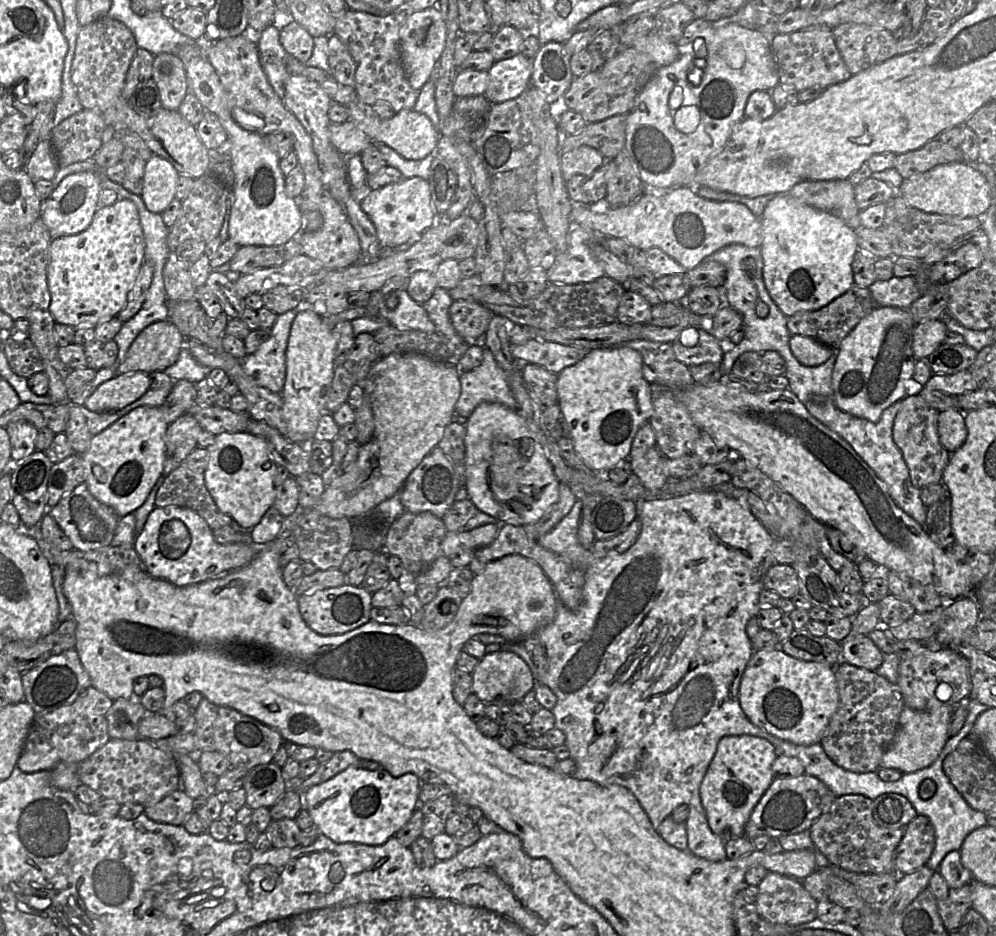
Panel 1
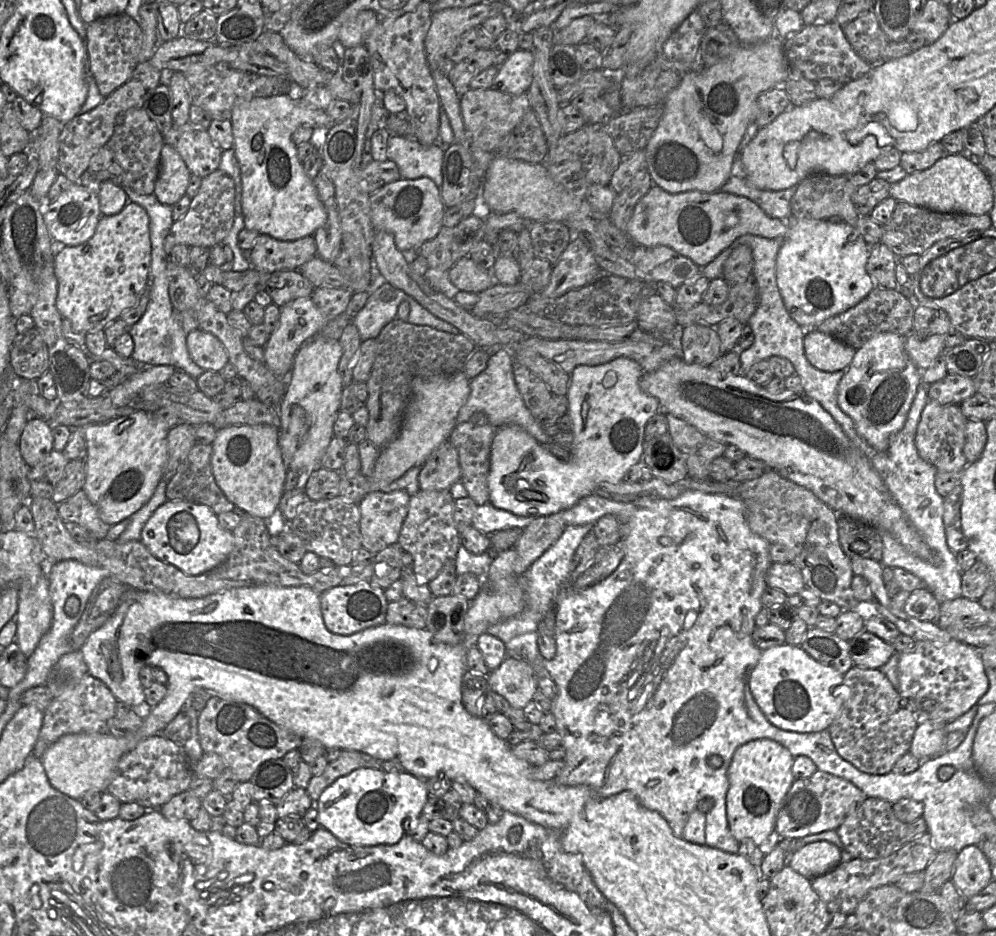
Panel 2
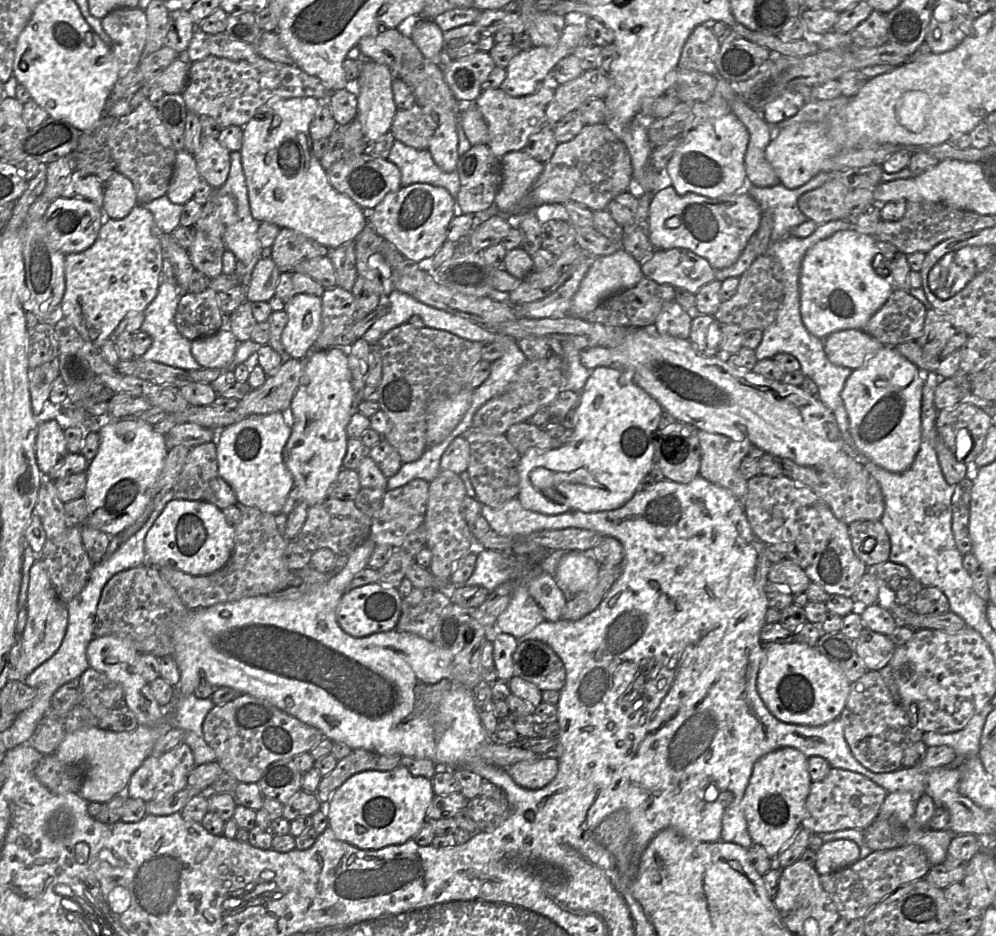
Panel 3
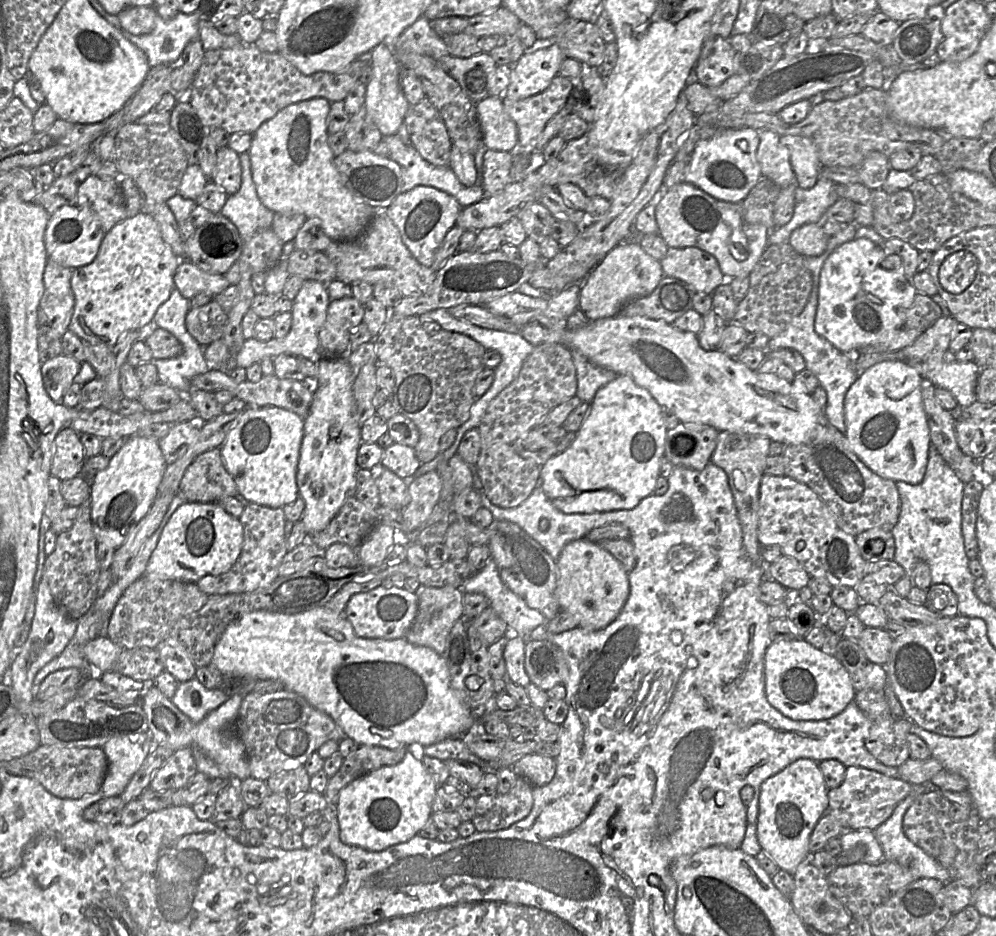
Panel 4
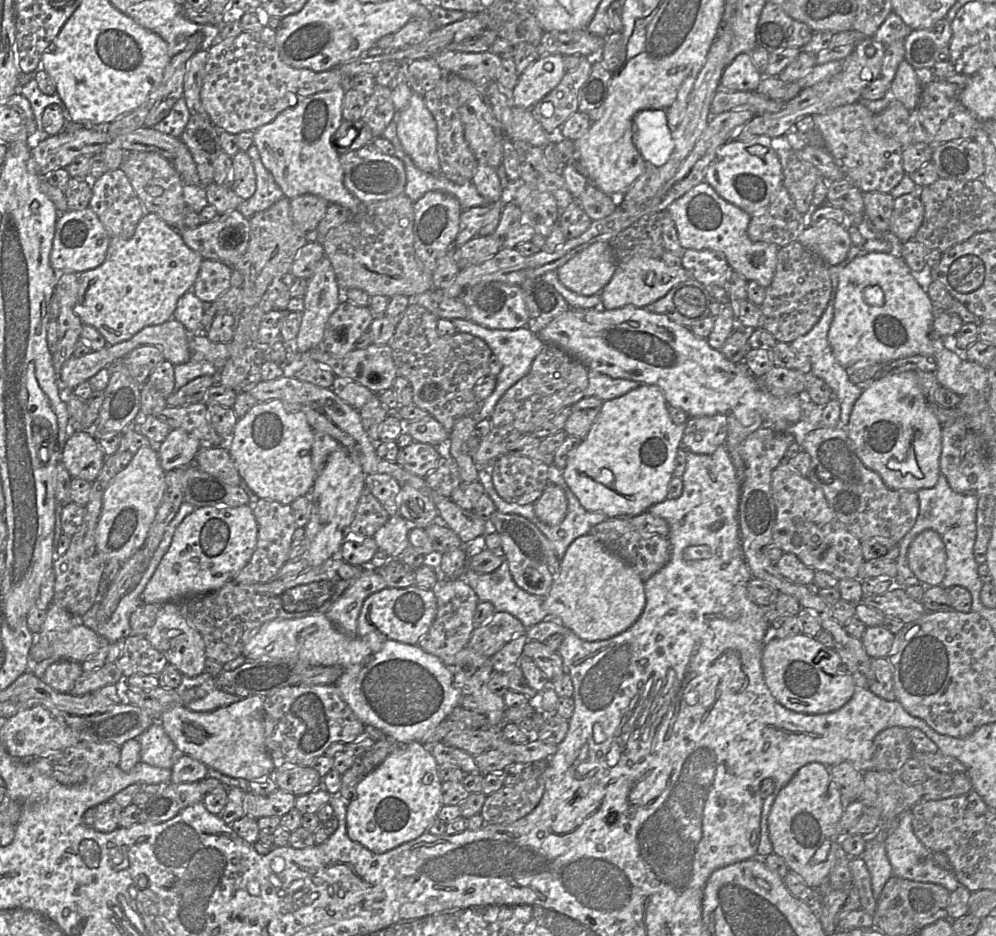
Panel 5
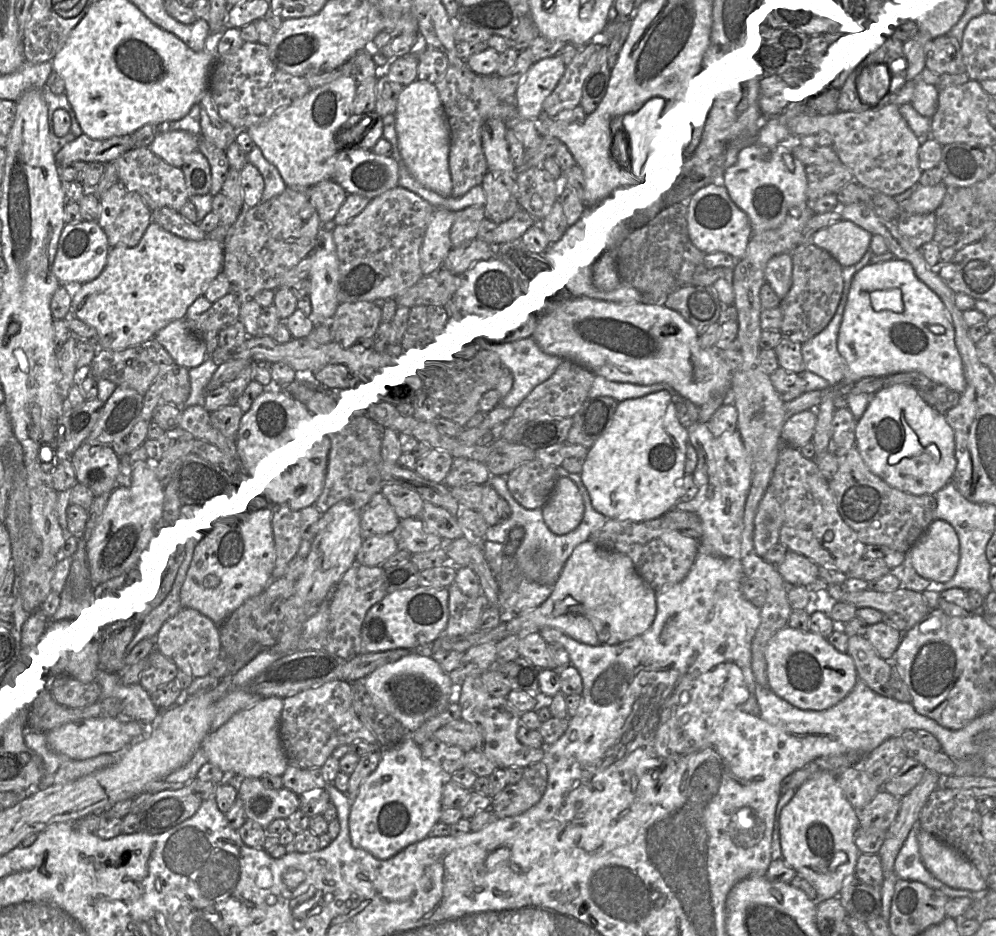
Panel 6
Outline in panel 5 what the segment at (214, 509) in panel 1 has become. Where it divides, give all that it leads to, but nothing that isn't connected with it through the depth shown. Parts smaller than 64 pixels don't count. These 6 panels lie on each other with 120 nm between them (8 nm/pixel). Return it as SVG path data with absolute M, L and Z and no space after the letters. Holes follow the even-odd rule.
M225 446L201 448L195 458L194 464L198 468L224 483L239 486L241 477L234 462Z

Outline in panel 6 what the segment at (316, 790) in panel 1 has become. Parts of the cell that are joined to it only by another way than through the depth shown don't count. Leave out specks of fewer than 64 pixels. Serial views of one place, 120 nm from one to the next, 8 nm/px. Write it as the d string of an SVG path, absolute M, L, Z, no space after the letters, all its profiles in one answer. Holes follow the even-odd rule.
M409 737L384 749L377 768L362 782L356 796L351 800L349 834L353 847L363 849L377 859L388 860L408 846L427 838L440 820L442 792L446 780L447 776L441 767L427 759L421 746Z

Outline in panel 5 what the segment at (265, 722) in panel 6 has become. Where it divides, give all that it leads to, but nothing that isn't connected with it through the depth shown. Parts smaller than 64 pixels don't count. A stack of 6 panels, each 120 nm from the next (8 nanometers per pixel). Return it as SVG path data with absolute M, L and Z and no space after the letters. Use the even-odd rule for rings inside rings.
M263 697L242 698L210 712L174 707L166 710L158 722L175 744L179 755L190 756L224 775L249 782L269 777L276 770L265 747Z

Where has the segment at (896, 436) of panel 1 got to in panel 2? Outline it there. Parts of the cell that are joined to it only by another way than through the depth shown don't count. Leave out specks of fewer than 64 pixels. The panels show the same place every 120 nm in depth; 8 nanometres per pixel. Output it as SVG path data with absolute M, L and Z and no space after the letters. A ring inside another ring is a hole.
M929 400L921 413L915 435L915 445L919 455L937 471L962 473L969 464L964 455L968 420L959 405L943 405Z

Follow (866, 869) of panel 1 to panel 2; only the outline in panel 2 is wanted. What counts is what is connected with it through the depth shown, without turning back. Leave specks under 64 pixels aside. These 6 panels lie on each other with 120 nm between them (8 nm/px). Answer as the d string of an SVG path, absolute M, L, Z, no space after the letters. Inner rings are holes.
M867 797L855 805L836 829L842 850L848 857L866 860L887 857L927 831L928 827L923 817L912 823L901 822L893 812L892 803L876 797Z

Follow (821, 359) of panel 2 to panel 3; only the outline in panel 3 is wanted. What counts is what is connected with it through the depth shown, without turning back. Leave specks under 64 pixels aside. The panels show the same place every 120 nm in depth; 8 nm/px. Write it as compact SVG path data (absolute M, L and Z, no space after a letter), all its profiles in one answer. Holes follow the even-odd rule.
M862 329L840 330L823 339L824 351L835 365L858 369L884 347L884 344Z

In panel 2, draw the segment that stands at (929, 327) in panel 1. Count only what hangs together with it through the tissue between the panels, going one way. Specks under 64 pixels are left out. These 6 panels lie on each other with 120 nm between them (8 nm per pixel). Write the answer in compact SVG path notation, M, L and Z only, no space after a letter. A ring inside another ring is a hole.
M914 332L905 338L904 348L910 359L922 372L938 358L945 348L945 335L934 334L921 338Z

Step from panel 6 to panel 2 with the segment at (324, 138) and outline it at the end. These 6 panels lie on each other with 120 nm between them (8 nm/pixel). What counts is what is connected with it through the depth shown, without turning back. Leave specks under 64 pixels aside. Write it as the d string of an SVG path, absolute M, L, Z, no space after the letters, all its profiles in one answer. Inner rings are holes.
M279 94L271 97L238 99L232 109L233 150L241 174L241 206L247 230L281 241L312 236L325 225L327 211L317 190L297 158L293 132L301 125L330 129L333 121L325 111L310 107L298 97Z

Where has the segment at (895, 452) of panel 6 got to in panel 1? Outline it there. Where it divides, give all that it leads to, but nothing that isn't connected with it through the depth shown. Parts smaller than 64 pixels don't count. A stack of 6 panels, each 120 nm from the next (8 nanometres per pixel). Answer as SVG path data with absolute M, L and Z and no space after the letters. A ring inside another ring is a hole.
M879 306L865 316L842 340L832 372L837 406L872 422L907 395L906 382L913 378L916 359L912 351L915 322L907 309Z

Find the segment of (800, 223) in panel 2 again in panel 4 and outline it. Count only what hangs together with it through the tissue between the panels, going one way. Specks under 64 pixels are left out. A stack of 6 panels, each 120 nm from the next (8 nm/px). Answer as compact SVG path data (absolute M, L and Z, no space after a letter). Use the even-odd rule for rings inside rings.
M867 238L838 246L820 272L815 332L843 353L860 352L902 328L917 290L905 276L900 258Z

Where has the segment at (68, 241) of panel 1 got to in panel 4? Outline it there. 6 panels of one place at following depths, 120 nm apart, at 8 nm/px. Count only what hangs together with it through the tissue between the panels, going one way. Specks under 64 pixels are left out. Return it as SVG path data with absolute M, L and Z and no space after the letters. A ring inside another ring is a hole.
M140 211L116 224L105 233L94 261L72 271L75 304L69 330L82 341L113 346L126 331L151 328L156 311L175 289L174 274L181 261L163 240L159 225L150 214Z

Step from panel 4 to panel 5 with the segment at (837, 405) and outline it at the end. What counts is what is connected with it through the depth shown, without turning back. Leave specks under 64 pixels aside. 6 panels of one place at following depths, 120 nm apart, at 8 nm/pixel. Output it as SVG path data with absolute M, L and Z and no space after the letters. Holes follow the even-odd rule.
M842 264L828 267L831 278L832 290L830 300L826 306L826 309L818 322L813 326L813 328L806 334L796 338L790 343L790 345L796 352L804 355L809 360L811 365L811 373L814 376L822 379L831 389L834 399L836 399L840 405L839 424L842 428L845 428L848 424L854 403L860 397L863 388L861 388L857 384L852 383L849 380L847 368L843 367L836 360L827 339L828 331L833 319L835 294L839 282L839 274L843 268L844 266L842 266Z

